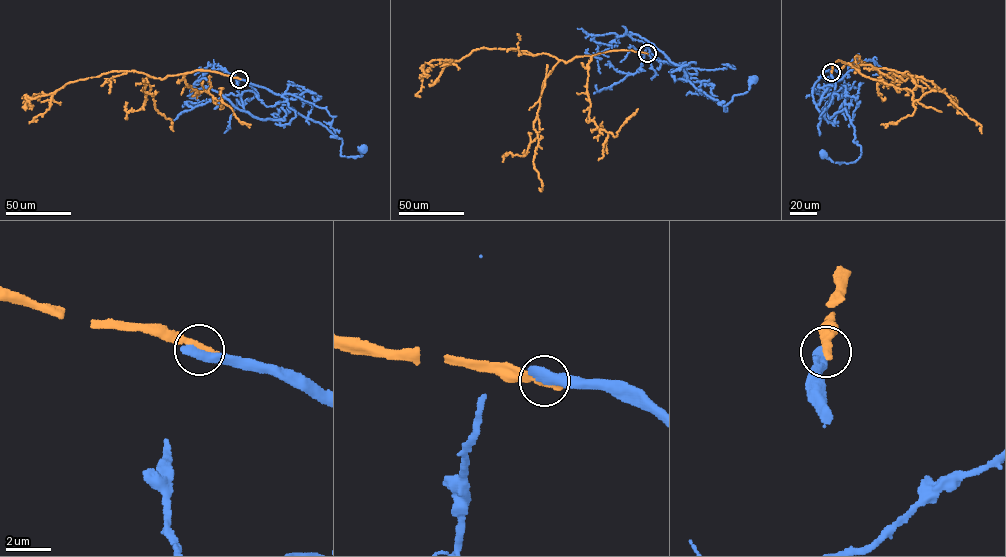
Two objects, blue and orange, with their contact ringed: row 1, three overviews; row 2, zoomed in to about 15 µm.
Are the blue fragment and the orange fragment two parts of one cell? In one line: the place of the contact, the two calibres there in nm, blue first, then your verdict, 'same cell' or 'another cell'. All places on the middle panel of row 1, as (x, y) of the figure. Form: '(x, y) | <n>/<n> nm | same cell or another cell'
(647, 53) | 550/400 nm | another cell

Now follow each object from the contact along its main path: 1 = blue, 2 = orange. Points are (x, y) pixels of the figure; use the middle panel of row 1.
1: (647, 53), (694, 68), (697, 74), (682, 80), (685, 75), (723, 101), (717, 103), (724, 111), (755, 79)
2: (647, 53), (608, 51), (565, 63), (482, 48), (430, 67), (421, 76), (420, 97)

